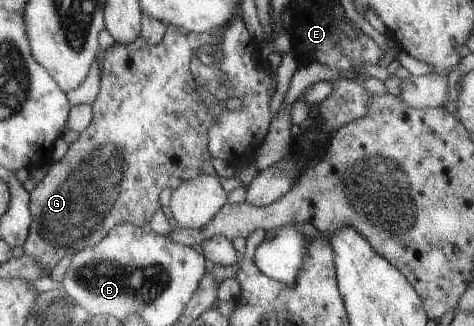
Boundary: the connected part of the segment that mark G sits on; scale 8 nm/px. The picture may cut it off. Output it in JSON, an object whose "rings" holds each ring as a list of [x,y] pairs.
{"rings":[[[167,25],[159,44],[150,45],[140,35],[132,44],[115,43],[98,53],[101,78],[99,92],[91,105],[92,123],[79,133],[62,159],[51,163],[46,176],[29,193],[33,221],[23,248],[48,273],[66,255],[74,255],[104,240],[118,224],[130,222],[142,227],[145,220],[148,223],[161,209],[158,199],[162,189],[176,189],[186,180],[202,175],[205,159],[212,159],[209,152],[211,126],[225,109],[243,108],[239,102],[230,100],[224,105],[203,104],[196,91],[193,59],[202,45],[211,44],[216,50],[218,30],[196,33]]]}

